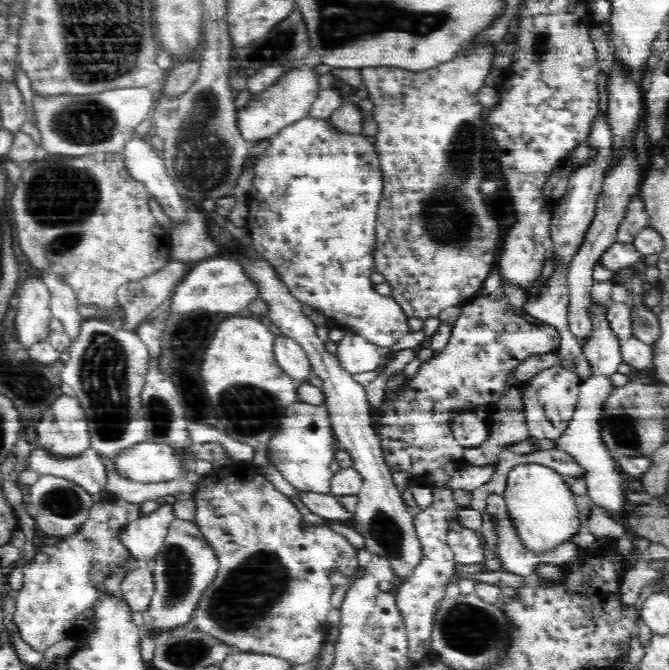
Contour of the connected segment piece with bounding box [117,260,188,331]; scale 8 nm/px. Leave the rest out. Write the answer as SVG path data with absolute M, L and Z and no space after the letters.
M171 260L166 268L158 272L121 284L117 290L118 305L122 306L124 313L120 318L120 324L123 324L120 328L136 331L153 309L156 310L164 300L169 300L173 288L187 269L182 263Z

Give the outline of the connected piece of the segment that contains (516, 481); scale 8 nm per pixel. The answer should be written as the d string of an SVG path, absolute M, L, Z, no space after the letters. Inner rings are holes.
M522 464L512 468L502 495L523 543L536 552L559 546L581 531L574 493L561 474L546 466Z

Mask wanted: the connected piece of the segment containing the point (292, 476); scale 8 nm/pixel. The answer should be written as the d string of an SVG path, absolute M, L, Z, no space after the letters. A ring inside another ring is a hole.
M302 402L287 409L286 416L282 423L282 428L269 440L268 454L271 463L280 471L284 478L291 483L300 493L314 493L330 495L331 478L334 472L331 472L330 465L333 460L332 447L333 432L329 424L329 415L327 406L311 406Z

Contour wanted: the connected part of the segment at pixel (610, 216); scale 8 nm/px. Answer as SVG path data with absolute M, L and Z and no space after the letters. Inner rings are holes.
M635 152L627 156L618 167L614 167L602 182L602 188L596 198L596 210L594 218L586 230L585 239L578 252L573 256L572 262L569 264L568 286L570 287L569 307L567 310L567 321L570 333L580 340L582 344L588 340L592 334L592 321L588 317L588 292L592 286L592 268L600 262L602 253L617 240L616 232L618 224L624 218L624 208L630 198L640 189L640 182L643 175L638 174L638 167L634 161Z

